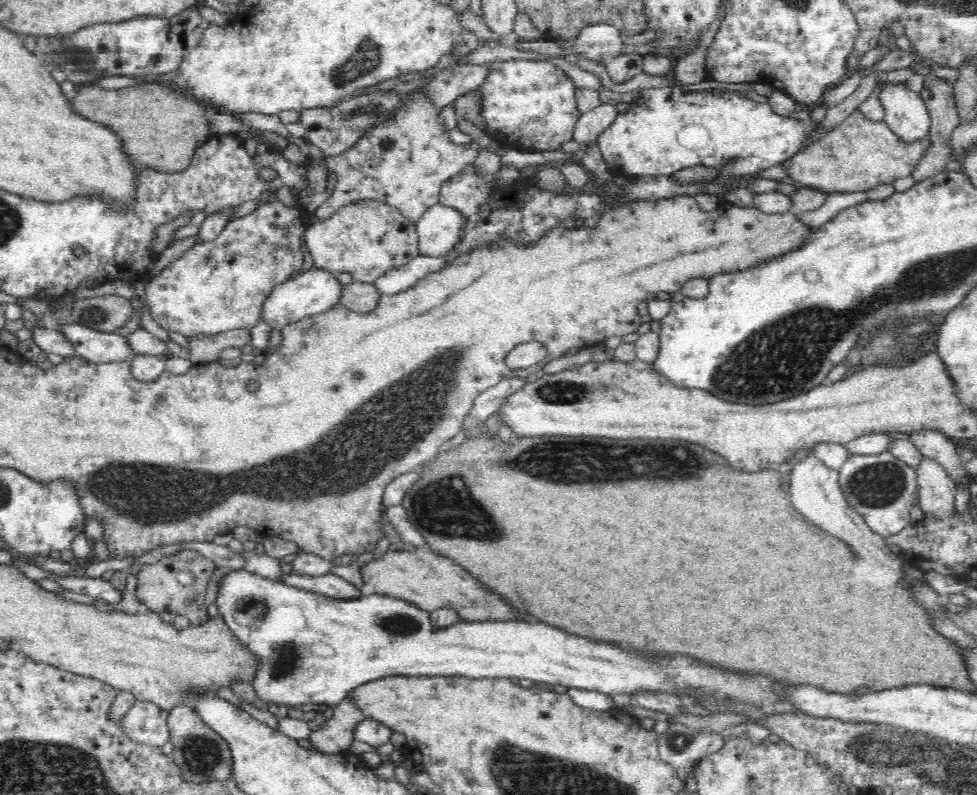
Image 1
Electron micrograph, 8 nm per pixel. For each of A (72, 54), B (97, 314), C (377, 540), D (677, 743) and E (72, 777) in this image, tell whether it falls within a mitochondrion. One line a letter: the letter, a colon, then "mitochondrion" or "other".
A: mitochondrion
B: mitochondrion
C: other
D: mitochondrion
E: mitochondrion

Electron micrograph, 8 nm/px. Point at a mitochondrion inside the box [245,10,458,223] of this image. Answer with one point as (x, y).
(358, 65)

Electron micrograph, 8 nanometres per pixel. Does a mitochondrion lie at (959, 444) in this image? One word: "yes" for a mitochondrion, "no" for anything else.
no

